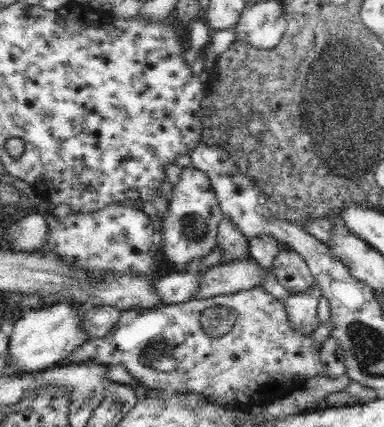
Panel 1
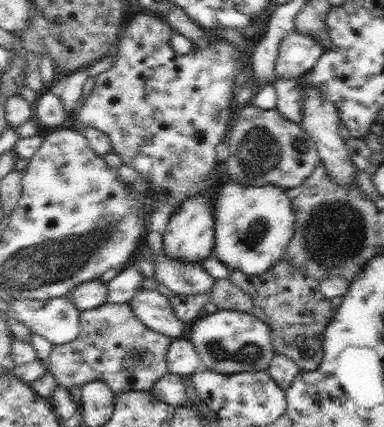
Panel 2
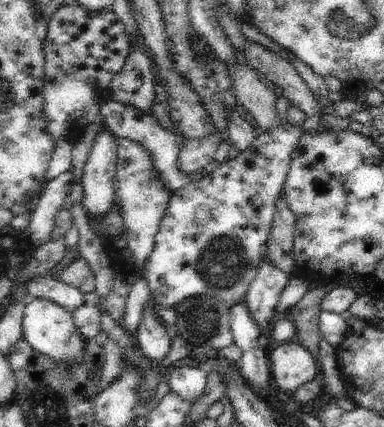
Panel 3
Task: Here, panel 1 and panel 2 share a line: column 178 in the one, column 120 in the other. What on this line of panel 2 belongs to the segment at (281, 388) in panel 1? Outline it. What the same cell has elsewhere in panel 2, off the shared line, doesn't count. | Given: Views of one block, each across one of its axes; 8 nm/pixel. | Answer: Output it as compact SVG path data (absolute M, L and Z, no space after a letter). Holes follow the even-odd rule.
M103 302L101 306L83 310L79 314L79 326L81 326L81 330L73 342L53 346L53 350L49 354L49 370L51 370L57 386L65 386L67 392L71 392L73 386L83 386L91 380L105 382L115 396L121 392L149 392L153 388L155 380L167 372L165 356L167 356L171 338L167 338L161 332L155 332L155 330L147 328L143 322L139 322L131 310L131 304Z

